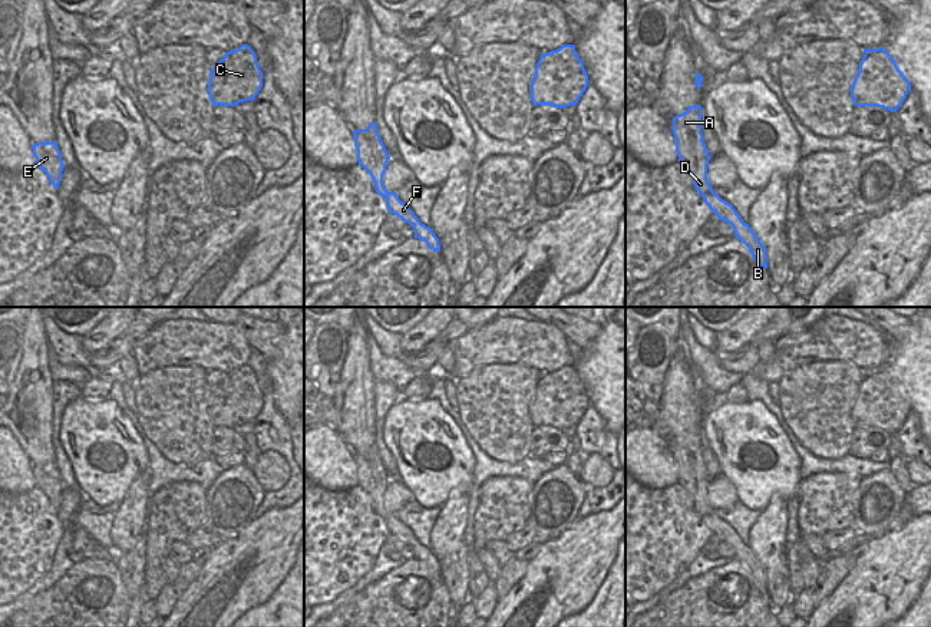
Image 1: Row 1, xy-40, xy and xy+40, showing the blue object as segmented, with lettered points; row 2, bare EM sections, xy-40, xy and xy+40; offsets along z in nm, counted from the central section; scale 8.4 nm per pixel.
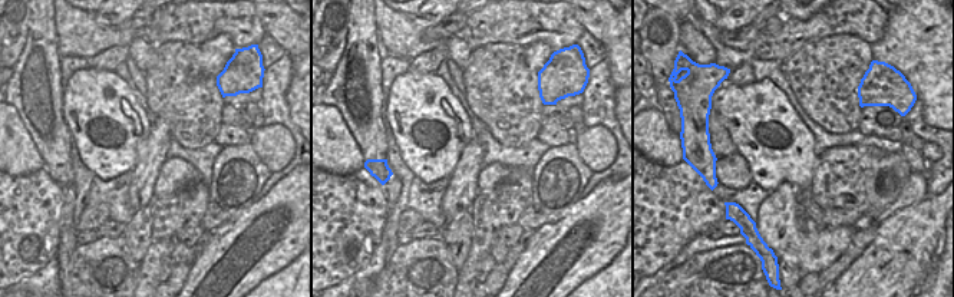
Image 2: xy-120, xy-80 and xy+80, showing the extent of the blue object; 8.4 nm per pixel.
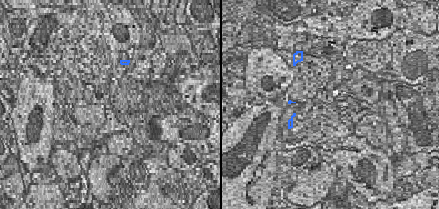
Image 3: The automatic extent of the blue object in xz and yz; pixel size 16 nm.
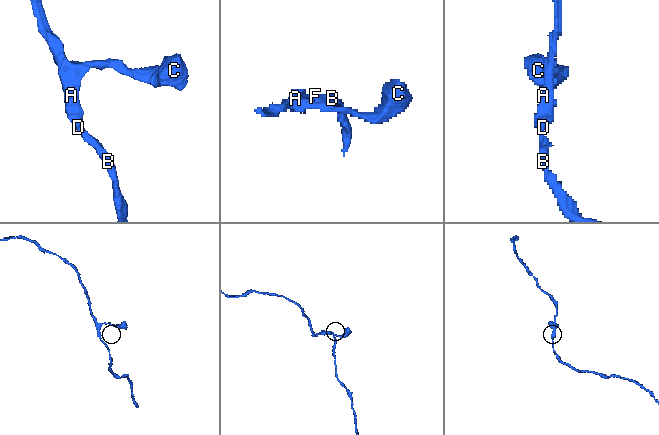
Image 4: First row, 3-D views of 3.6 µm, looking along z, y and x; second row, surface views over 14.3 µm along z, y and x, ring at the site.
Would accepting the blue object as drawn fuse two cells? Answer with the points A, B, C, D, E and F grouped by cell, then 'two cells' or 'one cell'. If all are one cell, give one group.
A B C D E F; one cell

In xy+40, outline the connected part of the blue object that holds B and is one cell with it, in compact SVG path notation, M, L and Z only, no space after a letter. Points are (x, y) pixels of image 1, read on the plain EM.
M689 428L686 433L673 439L671 448L679 484L691 495L696 512L703 518L709 529L722 542L727 542L739 560L750 572L759 588L767 590L766 568L756 558L732 525L722 521L707 501L710 482L701 455L701 428Z

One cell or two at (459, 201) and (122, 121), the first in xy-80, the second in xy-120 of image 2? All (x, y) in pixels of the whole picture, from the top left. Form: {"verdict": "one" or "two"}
{"verdict": "two"}

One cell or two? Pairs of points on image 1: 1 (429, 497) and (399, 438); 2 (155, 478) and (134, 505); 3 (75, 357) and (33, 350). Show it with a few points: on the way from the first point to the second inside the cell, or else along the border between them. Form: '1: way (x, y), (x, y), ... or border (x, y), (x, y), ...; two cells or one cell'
1: way (428, 482), (412, 467), (412, 452); one cell
2: border (147, 471), (147, 491), (149, 494); two cells
3: border (42, 322), (48, 343); two cells

